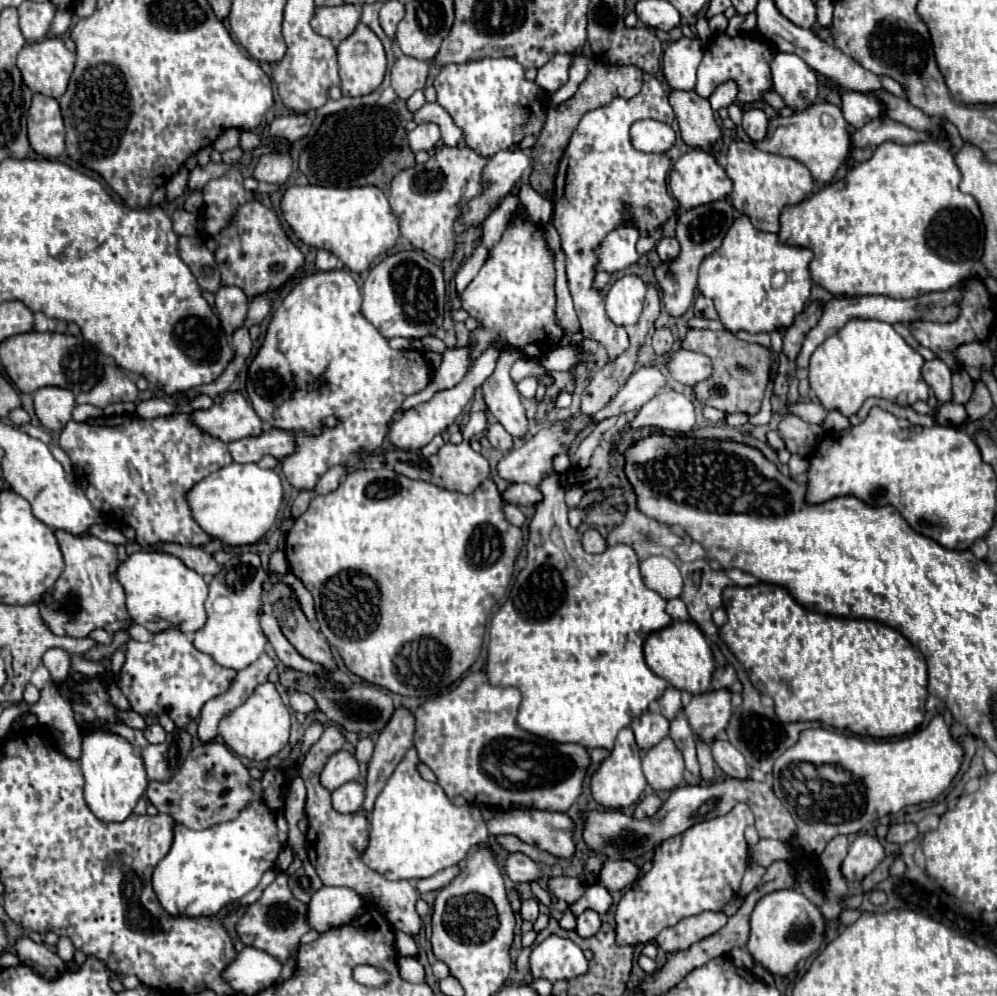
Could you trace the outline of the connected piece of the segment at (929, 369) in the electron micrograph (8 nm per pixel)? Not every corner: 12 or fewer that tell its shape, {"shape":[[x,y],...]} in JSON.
{"shape":[[940,358],[924,362],[922,378],[938,402],[952,398],[952,372]]}

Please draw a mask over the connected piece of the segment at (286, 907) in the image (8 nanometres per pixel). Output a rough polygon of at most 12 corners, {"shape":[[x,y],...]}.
{"shape":[[278,872],[236,932],[280,964],[296,960],[308,906]]}

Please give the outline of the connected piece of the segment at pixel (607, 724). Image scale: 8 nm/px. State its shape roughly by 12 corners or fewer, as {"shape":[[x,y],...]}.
{"shape":[[560,474],[492,618],[516,724],[612,750],[668,682],[626,544],[588,554]]}

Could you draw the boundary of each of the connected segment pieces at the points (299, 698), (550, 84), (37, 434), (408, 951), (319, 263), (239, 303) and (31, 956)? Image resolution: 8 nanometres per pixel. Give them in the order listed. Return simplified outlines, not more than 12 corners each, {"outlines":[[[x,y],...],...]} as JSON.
{"outlines":[[[292,692],[290,706],[294,712],[310,714],[316,702],[306,692]],[[556,54],[538,68],[536,84],[556,92],[566,84],[572,56]],[[16,426],[32,437],[49,444],[51,436],[41,426]],[[396,932],[394,946],[400,956],[416,956],[416,942],[406,932]],[[318,250],[316,268],[334,270],[340,260],[328,252]],[[236,286],[216,292],[214,310],[230,336],[242,326],[250,300]],[[28,936],[16,938],[20,962],[44,980],[66,972],[54,950]]]}

